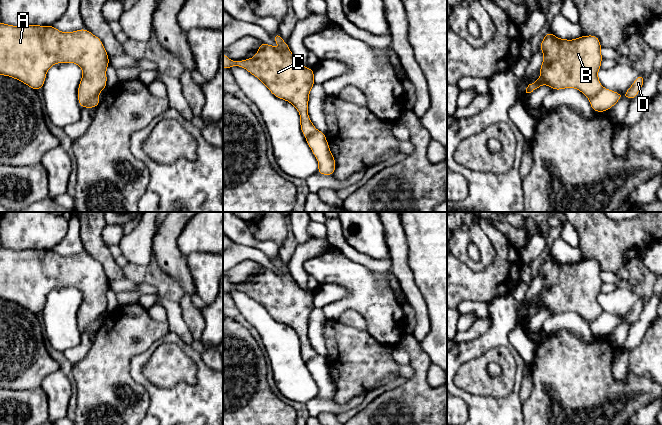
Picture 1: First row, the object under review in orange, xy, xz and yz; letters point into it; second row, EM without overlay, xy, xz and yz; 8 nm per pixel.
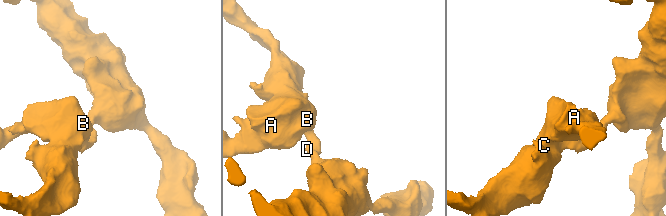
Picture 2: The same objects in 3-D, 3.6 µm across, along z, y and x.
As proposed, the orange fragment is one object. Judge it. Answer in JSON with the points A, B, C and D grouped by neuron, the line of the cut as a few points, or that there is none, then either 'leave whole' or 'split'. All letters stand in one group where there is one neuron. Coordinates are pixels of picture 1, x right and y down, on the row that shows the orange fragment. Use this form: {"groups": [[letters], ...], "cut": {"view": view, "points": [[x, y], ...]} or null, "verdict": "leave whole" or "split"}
{"groups": [["A", "B", "C"], ["D"]], "cut": {"view": "xy", "points": [[97, 95], [85, 106]]}, "verdict": "split"}

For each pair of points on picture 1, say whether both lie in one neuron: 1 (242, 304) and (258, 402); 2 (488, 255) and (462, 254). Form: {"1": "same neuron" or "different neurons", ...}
{"1": "different neurons", "2": "same neuron"}

